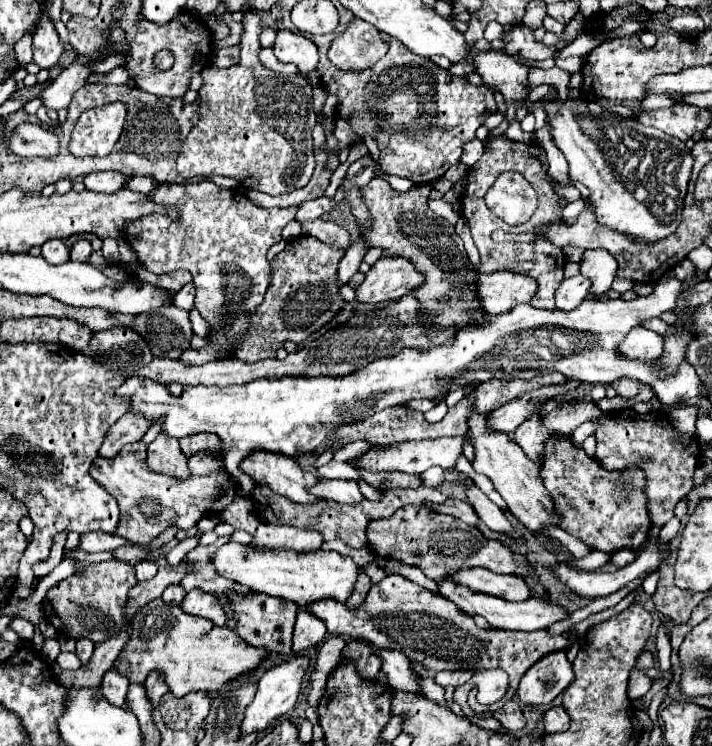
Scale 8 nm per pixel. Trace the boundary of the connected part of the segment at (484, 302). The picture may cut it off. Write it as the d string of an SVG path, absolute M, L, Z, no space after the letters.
M498 271L490 275L478 275L476 279L476 293L480 299L482 311L486 315L506 313L516 303L530 303L536 293L534 279L512 271Z

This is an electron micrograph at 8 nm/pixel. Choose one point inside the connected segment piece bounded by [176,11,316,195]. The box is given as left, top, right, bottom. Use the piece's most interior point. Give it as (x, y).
(255, 126)

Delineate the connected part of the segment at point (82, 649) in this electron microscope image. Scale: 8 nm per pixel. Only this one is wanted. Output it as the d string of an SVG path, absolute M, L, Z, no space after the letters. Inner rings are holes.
M76 639L76 655L82 659L82 663L88 663L94 651L94 643L90 639Z

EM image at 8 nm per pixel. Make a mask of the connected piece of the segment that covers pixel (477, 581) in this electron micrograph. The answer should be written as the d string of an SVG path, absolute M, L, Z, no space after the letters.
M486 569L458 571L458 575L452 575L448 579L454 579L456 583L468 585L472 591L494 595L494 597L500 597L500 599L506 599L506 601L526 601L526 599L530 599L534 595L534 591L526 585L526 581L522 577L518 577L518 575L494 575L492 571L486 571Z

